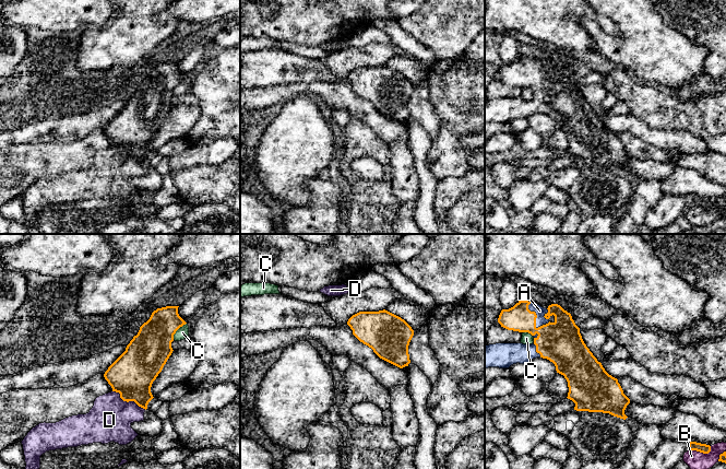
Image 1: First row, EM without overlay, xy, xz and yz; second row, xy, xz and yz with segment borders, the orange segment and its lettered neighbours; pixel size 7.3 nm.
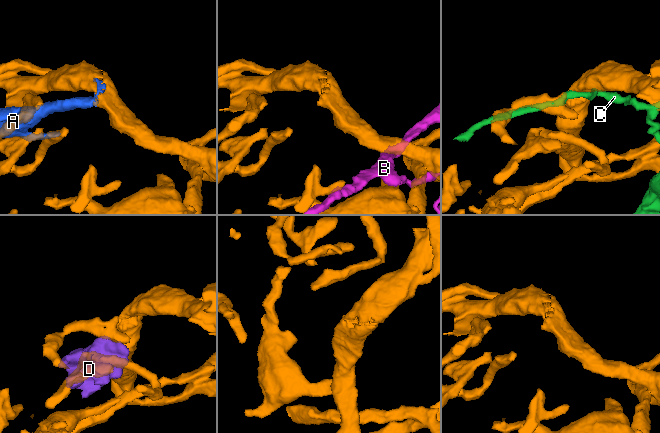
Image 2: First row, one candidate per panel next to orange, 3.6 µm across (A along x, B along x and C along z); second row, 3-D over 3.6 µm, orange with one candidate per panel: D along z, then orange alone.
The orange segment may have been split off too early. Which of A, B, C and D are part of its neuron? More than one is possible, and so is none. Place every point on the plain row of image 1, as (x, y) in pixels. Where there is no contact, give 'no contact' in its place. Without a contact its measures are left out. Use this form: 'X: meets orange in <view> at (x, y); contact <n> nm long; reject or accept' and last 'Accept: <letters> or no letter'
A: meets orange in yz at (536, 72); contact 200 nm long; accept
B: meets orange in yz at (701, 207); contact 170 nm long; reject
C: meets orange in xy at (177, 84); contact 160 nm long; reject
D: meets orange in xy at (128, 156); contact 280 nm long; reject
Accept: A

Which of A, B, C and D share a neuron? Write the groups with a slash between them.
A / B / C / D

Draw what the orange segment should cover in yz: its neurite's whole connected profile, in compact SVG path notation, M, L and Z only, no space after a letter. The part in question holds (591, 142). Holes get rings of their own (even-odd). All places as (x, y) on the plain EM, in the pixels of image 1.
M519 56L513 62L501 66L498 78L508 85L531 89L534 97L485 101L485 124L509 124L516 118L527 119L536 113L547 114L555 119L557 128L567 134L569 142L567 153L575 159L574 165L609 168L623 175L628 173L624 165L630 154L623 149L618 134L605 126L586 102L571 69L560 60L551 59L544 63L536 58Z

